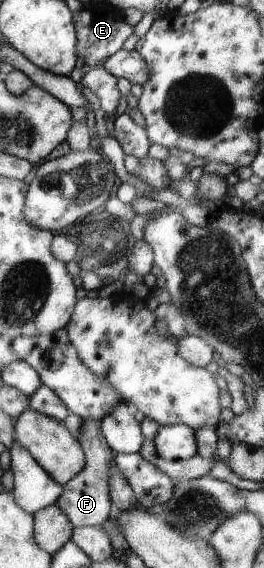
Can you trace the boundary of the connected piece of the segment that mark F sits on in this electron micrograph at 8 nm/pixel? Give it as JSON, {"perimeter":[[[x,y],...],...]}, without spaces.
{"perimeter":[[[96,418],[83,420],[83,436],[79,440],[85,451],[85,468],[63,486],[57,506],[72,520],[73,528],[98,526],[111,516],[110,471],[113,467],[113,451],[104,440],[100,421]]]}

